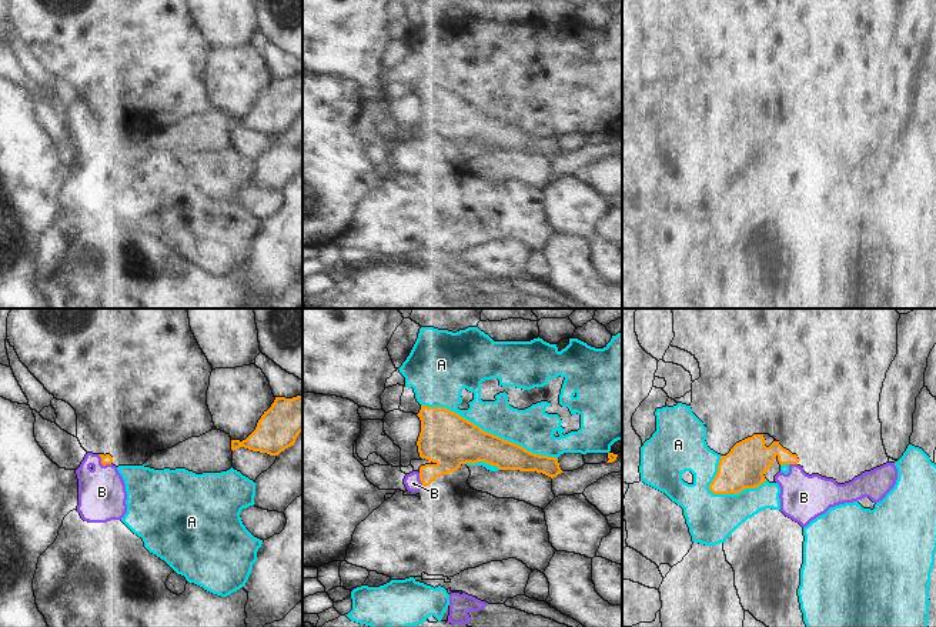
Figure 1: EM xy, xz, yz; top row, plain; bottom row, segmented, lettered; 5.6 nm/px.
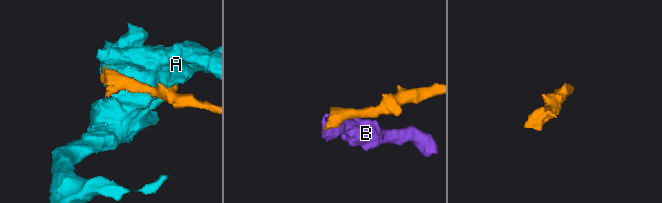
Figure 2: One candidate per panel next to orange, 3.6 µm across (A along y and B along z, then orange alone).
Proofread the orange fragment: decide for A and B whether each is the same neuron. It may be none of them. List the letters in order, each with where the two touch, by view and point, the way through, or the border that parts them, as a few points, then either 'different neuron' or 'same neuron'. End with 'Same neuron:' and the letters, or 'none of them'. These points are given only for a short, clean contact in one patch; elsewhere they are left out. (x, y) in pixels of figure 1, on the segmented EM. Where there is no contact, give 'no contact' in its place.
A: xz (490, 433) | different neuron
B: xz (420, 479) | along xz (418, 473), (423, 486) | different neuron
Same neuron: none of them

